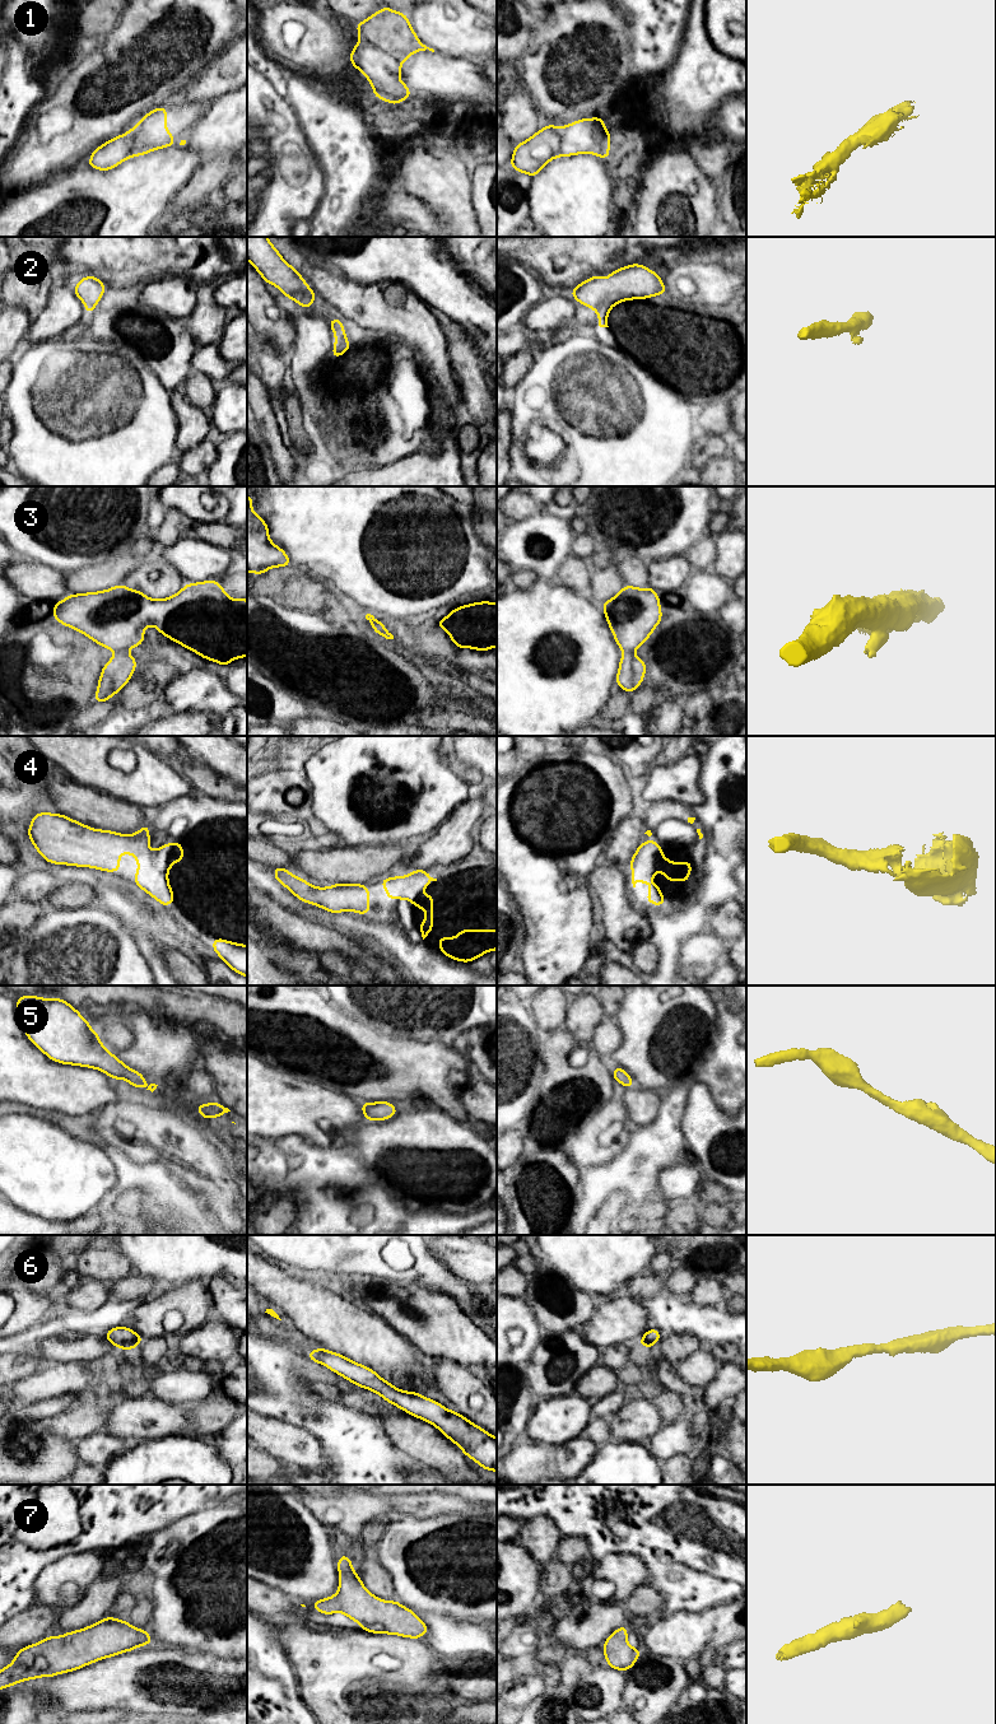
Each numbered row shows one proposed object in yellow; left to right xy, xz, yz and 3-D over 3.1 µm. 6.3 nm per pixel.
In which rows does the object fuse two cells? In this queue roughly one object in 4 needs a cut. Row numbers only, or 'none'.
1, 3

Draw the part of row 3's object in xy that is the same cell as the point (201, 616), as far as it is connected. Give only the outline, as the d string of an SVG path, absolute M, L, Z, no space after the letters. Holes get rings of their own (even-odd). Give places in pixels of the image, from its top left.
M215 579L189 583L178 593L162 600L149 598L141 591L124 584L106 591L69 595L61 602L55 601L52 615L60 624L116 653L140 646L145 640L143 632L154 625L168 639L222 667L247 657L247 600L231 598Z

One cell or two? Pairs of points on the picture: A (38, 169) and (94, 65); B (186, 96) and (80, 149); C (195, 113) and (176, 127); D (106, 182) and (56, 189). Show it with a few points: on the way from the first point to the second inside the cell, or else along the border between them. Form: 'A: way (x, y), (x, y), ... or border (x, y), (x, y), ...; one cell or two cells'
A: way (50, 143), (70, 121), (70, 101), (74, 91); one cell
B: border (191, 82), (167, 103); two cells
C: way (190, 113), (181, 122); one cell
D: way (93, 189), (69, 189); one cell

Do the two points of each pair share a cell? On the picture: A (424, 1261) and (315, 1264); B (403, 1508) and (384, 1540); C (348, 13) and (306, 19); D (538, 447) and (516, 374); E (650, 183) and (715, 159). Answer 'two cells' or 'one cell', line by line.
A: one cell
B: two cells
C: two cells
D: two cells
E: two cells

